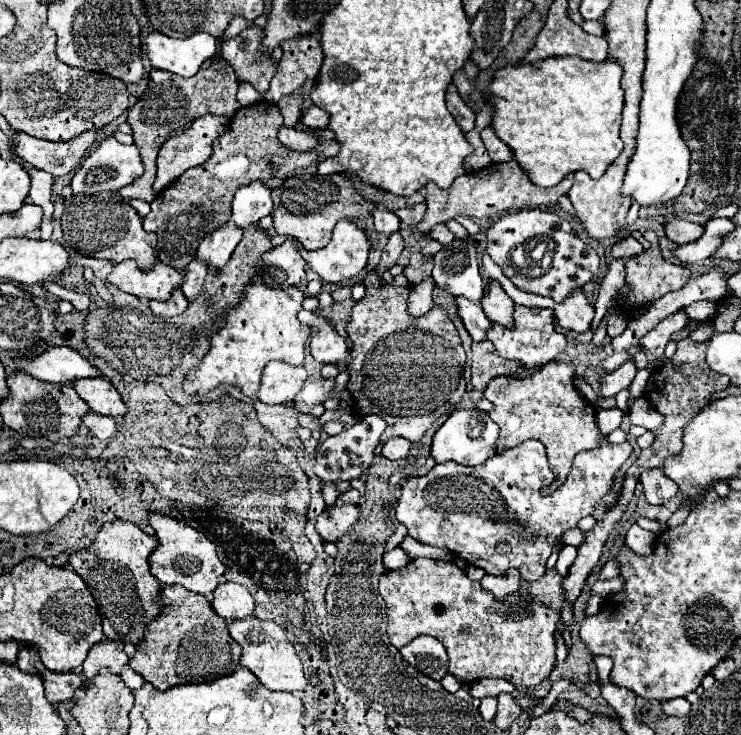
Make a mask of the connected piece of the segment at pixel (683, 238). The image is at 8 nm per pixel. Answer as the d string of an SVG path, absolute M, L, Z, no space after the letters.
M681 218L667 220L663 224L663 228L665 228L665 234L669 236L669 240L673 240L675 244L695 242L695 238L699 238L703 234L703 226L687 222L687 220L681 220Z

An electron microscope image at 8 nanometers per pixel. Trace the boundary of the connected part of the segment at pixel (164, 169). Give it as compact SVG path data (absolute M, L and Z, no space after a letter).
M207 114L207 116L201 116L197 118L191 128L187 128L183 134L179 136L173 136L169 138L159 154L157 154L157 178L155 178L155 184L153 184L153 190L155 192L163 192L169 184L173 184L187 168L193 168L193 166L199 166L203 162L209 160L211 156L211 146L215 142L215 138L219 138L221 134L225 134L229 130L229 120L227 116L215 116L215 114Z

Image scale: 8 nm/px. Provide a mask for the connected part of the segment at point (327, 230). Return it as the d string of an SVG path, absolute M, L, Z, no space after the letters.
M341 174L331 176L295 176L283 182L279 188L271 190L273 196L273 228L277 234L297 238L305 250L319 250L327 246L331 232L339 218L351 218L361 228L365 226L365 218L377 208L375 204L363 200L359 192L353 188L351 180Z

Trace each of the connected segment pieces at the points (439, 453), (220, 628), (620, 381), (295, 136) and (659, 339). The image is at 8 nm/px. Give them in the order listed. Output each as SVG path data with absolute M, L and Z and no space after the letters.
M455 410L445 424L435 432L431 442L431 458L435 462L457 462L463 466L483 464L487 458L495 454L495 442L499 436L499 428L491 418L481 410Z
M161 586L159 616L147 624L143 640L137 644L129 666L143 676L145 682L159 690L175 684L207 682L231 674L239 666L241 646L229 636L227 622L217 616L209 600L201 594L189 592L183 586Z
M627 360L623 366L619 366L613 372L605 372L601 378L601 392L599 398L609 398L619 394L623 388L627 388L633 382L633 376L637 374L637 368L633 360Z
M281 126L279 128L279 142L289 148L289 150L297 150L297 152L309 152L315 146L319 146L319 136L313 134L311 130L297 130L297 128L287 128Z
M679 310L679 312L671 314L671 316L667 316L663 322L659 322L651 332L647 332L647 334L641 338L639 344L641 344L645 350L649 350L651 354L663 358L663 352L665 352L665 346L667 346L669 338L671 338L675 332L679 332L681 328L685 328L687 322L689 322L689 320L687 320L685 312Z

